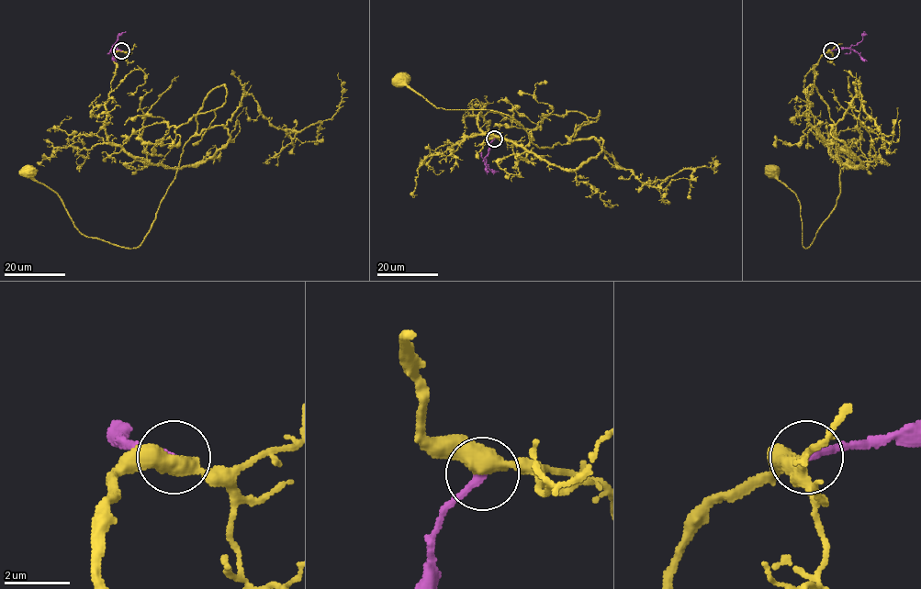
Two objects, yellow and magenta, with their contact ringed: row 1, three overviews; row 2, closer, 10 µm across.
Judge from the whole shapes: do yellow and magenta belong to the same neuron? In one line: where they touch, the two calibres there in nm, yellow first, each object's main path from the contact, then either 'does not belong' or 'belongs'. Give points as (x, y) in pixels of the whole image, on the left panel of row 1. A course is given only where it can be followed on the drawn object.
at (121, 50); 500 nm thick on the yellow side, 240 nm on the other; yellow runs (121, 50), (107, 140), (168, 167), (229, 141), (221, 126), (191, 138), (133, 248), (84, 236), (28, 170); magenta runs (121, 50), (112, 47), (117, 36), (126, 31); belongs

